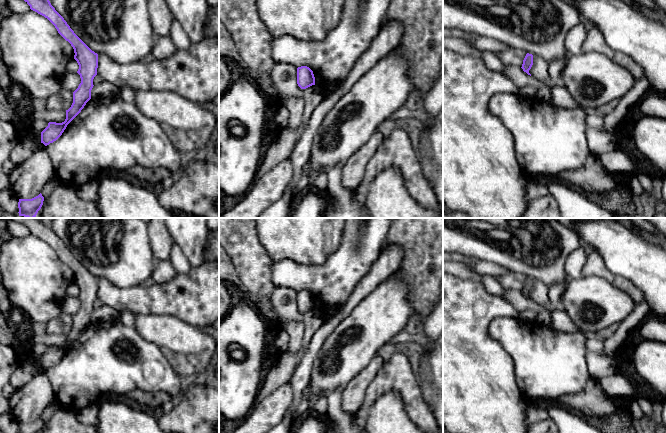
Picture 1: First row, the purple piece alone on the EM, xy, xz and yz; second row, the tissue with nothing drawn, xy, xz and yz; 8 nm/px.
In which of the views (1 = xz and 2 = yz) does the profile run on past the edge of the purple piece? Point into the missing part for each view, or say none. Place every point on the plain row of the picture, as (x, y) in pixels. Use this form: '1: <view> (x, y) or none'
1: none
2: none

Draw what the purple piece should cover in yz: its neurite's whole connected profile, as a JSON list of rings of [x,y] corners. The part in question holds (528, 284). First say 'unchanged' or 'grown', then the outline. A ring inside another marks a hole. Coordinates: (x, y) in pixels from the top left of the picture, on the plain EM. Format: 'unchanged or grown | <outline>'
unchanged | [[[527,277],[523,284],[523,288],[521,292],[523,293],[524,296],[526,296],[528,299],[531,300],[529,294],[531,293],[532,289],[533,289],[533,279]]]

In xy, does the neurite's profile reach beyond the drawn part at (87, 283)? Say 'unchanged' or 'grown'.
unchanged

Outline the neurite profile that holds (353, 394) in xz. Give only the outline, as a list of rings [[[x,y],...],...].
[[[376,355],[370,363],[344,387],[342,392],[341,407],[355,415],[362,407],[367,387],[374,380],[385,360]]]

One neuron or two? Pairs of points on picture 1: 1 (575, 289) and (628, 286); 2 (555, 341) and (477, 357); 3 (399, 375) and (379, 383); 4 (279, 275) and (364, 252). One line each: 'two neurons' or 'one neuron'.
1: two neurons
2: two neurons
3: one neuron
4: one neuron

